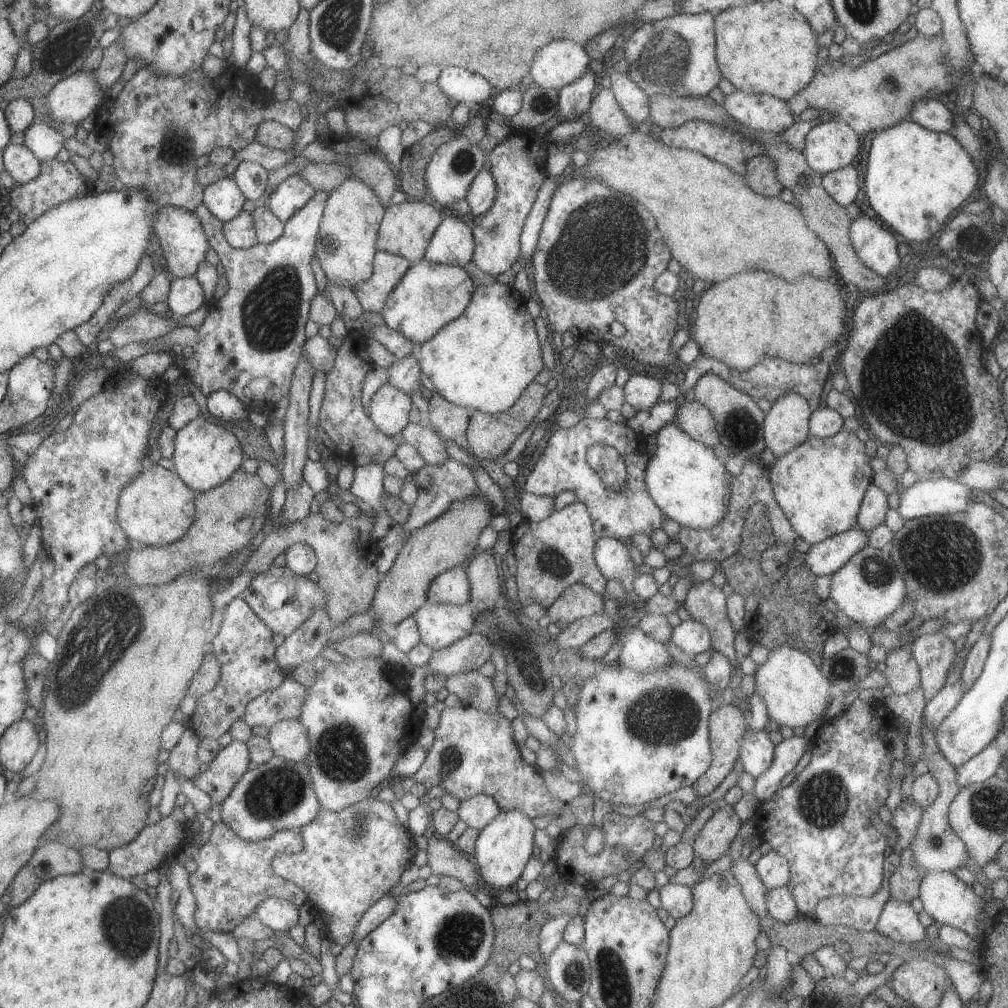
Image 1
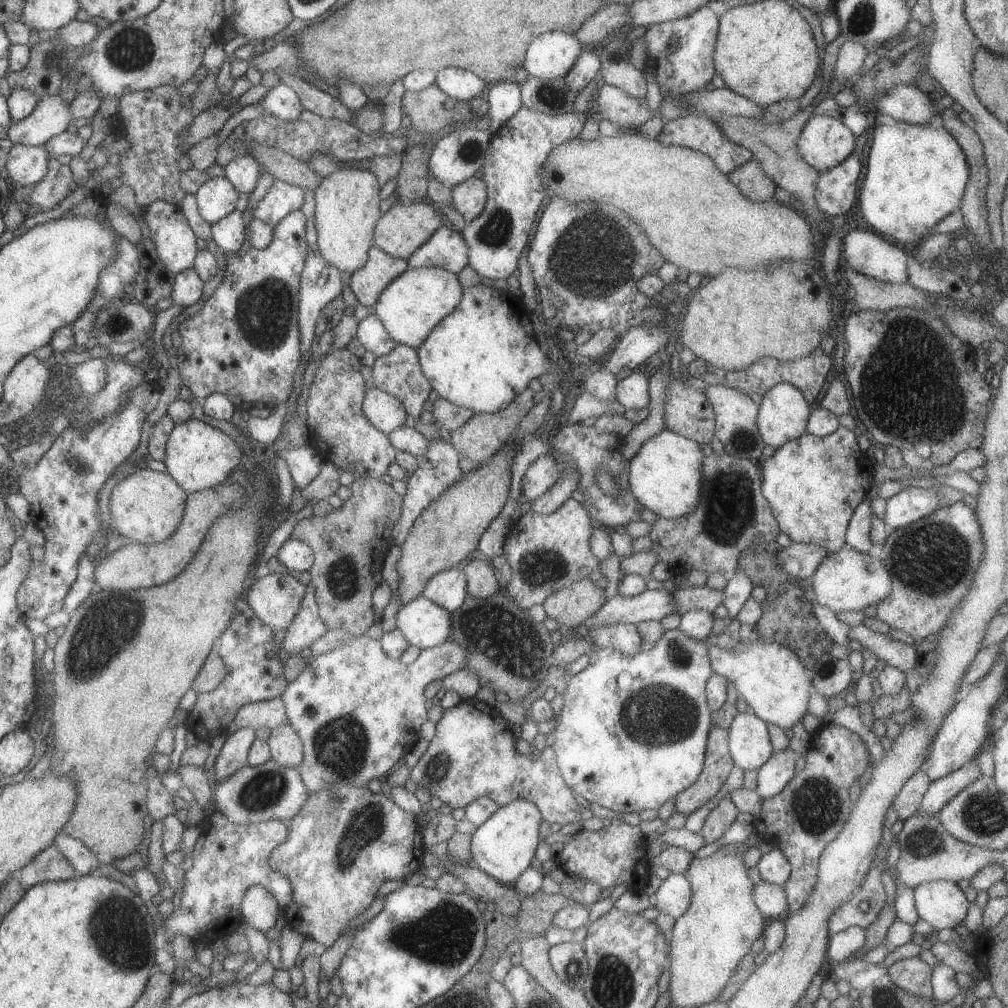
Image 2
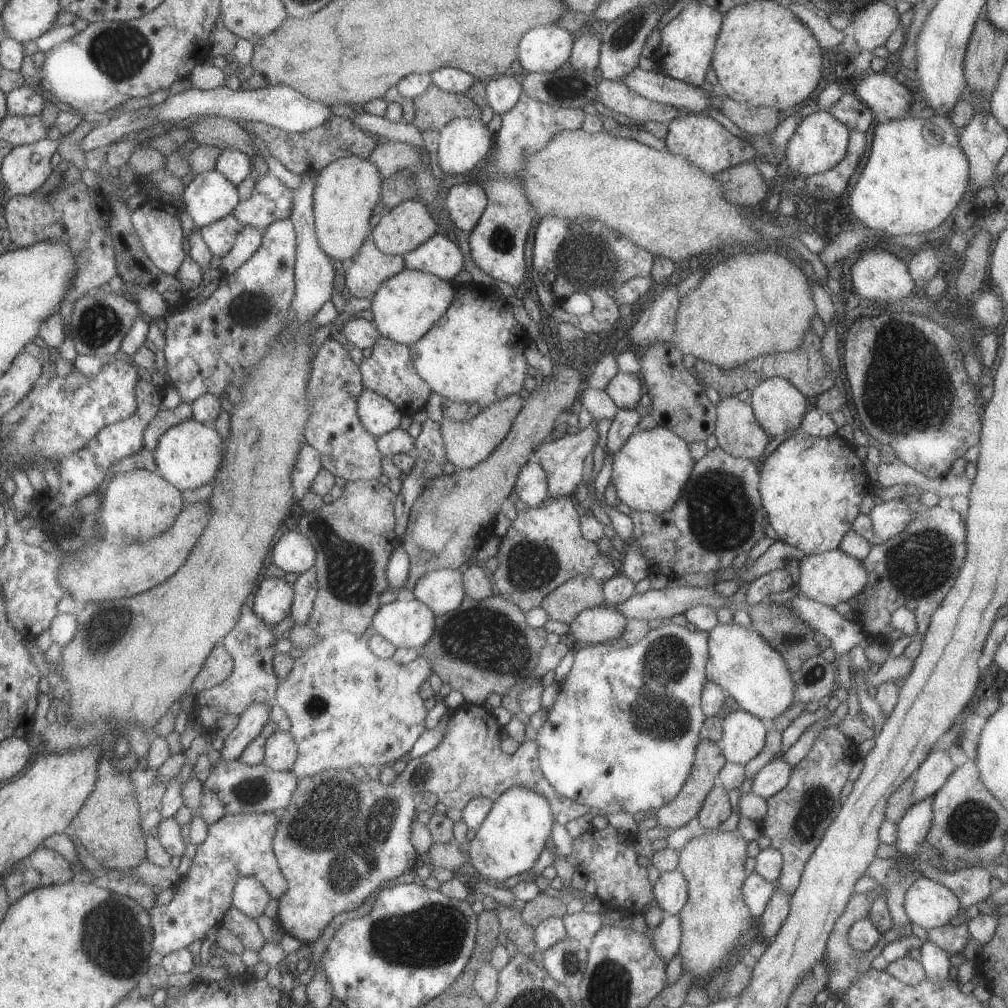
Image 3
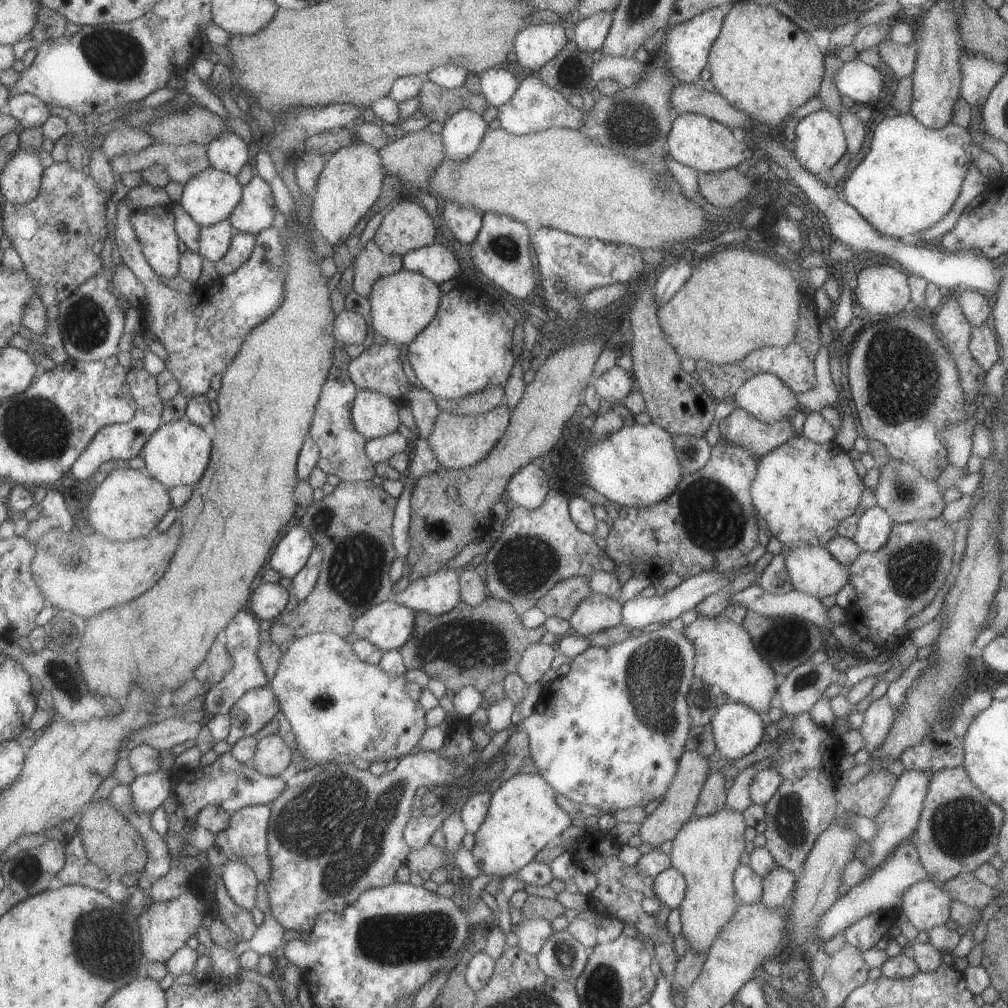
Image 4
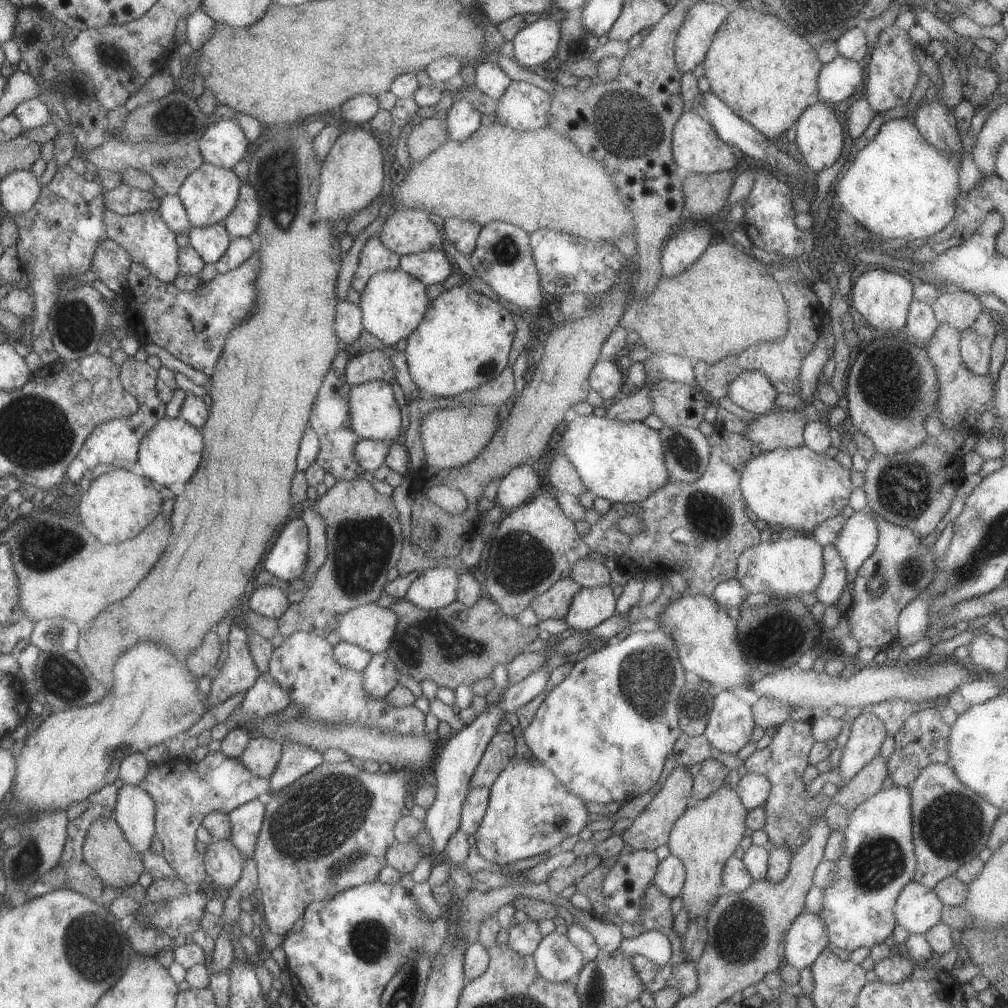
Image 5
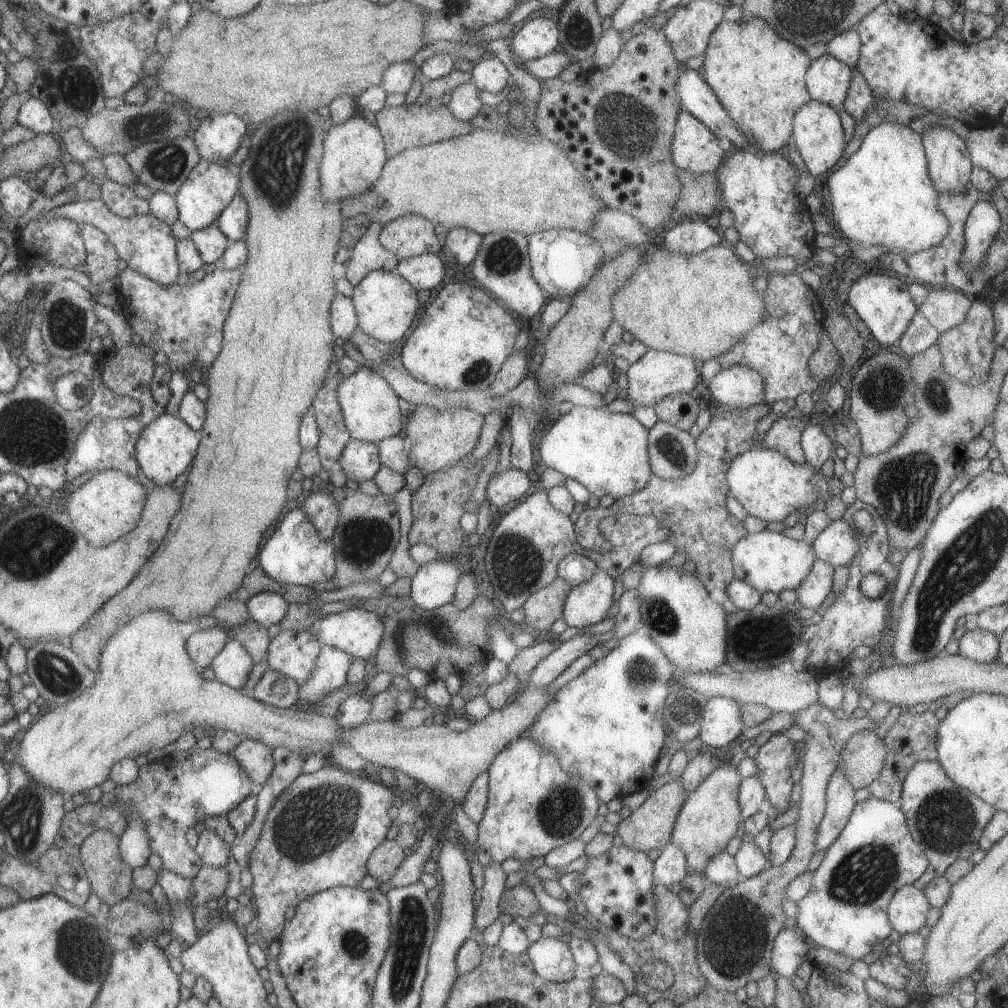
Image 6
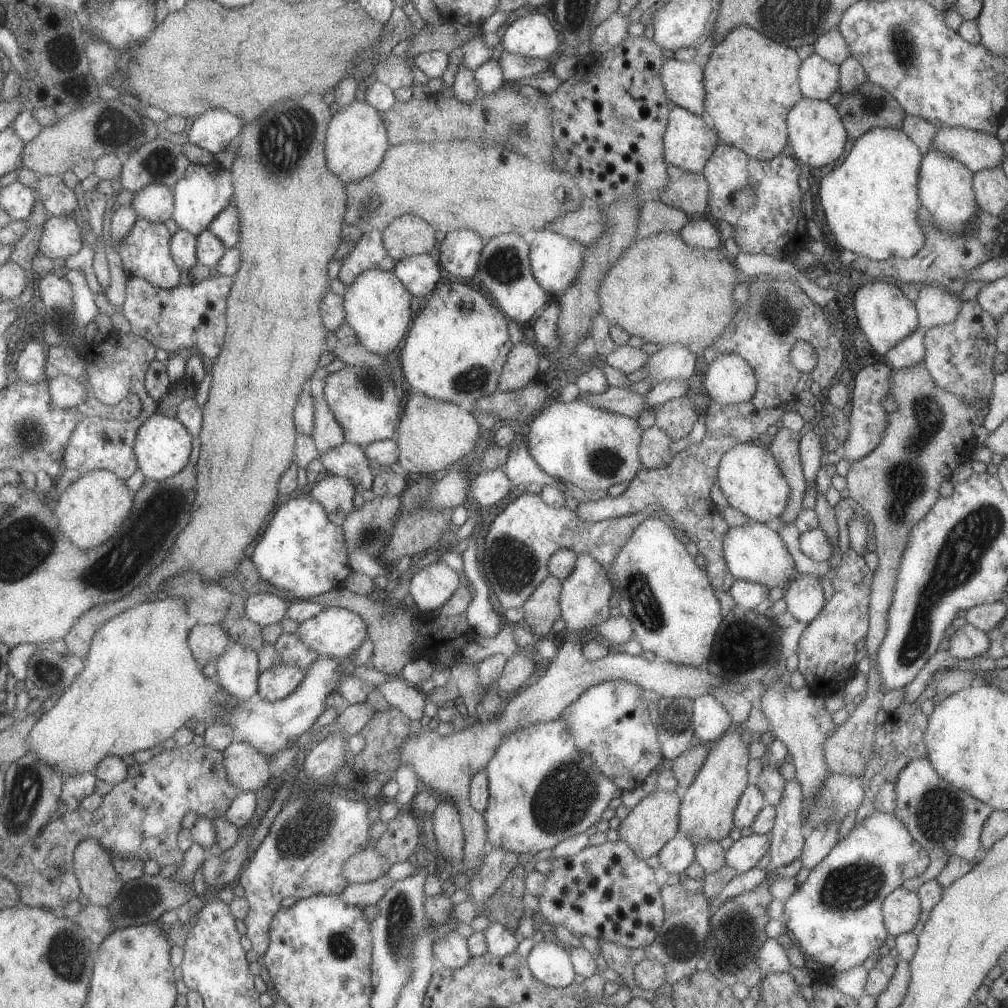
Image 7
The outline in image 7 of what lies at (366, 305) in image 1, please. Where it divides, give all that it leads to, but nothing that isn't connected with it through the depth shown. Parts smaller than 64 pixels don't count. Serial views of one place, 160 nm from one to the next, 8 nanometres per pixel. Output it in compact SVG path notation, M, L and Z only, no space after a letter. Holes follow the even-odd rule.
M377 229L362 233L357 244L341 261L338 279L348 287L360 272L367 269L392 271L396 261L382 245L382 233Z

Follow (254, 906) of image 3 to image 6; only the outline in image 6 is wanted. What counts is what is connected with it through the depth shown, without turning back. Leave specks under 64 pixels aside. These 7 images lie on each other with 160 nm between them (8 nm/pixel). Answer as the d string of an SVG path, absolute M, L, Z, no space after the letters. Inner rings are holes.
M203 830L198 836L194 851L203 865L226 869L230 856L230 846L213 831Z

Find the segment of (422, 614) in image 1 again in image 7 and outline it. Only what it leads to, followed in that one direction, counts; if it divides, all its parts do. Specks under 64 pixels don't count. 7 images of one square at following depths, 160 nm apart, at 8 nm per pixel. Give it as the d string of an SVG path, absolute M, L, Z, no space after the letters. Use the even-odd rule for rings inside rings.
M329 607L312 616L309 620L300 622L294 635L318 655L333 657L346 664L346 657L353 652L355 653L361 644L366 641L368 632L366 624L357 613L347 609Z

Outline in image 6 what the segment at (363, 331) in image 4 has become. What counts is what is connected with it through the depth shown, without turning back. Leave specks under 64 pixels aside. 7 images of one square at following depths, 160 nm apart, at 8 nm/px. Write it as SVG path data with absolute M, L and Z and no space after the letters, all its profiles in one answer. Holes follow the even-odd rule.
M337 293L330 304L330 329L335 337L347 340L357 332L358 322L350 297Z

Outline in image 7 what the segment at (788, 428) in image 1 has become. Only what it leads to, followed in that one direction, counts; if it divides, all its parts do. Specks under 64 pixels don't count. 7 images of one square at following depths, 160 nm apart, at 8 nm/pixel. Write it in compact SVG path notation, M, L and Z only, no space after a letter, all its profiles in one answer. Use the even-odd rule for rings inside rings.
M725 353L715 357L701 376L703 392L720 405L744 403L755 394L756 376L739 355Z

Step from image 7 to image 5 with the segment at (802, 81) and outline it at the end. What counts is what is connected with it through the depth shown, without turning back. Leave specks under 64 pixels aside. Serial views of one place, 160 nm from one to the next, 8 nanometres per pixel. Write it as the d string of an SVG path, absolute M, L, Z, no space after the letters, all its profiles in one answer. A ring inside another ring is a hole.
M841 55L823 64L816 80L819 98L838 103L857 91L863 92L863 71L861 63Z

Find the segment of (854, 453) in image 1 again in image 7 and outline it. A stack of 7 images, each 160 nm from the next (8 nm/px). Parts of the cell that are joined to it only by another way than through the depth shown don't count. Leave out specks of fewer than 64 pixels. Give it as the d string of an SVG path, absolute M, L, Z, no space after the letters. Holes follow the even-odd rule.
M741 443L726 450L718 464L718 485L730 507L751 521L775 525L788 501L790 488L766 445Z

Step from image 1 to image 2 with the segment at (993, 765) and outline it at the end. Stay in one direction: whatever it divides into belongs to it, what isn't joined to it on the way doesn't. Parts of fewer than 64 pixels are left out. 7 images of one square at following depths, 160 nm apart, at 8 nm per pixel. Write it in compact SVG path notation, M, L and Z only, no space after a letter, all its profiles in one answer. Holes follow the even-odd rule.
M974 758L967 766L961 766L955 772L930 782L927 790L923 792L923 798L919 802L917 814L923 814L923 816L937 815L939 810L953 796L957 795L957 792L961 792L967 784L972 784L982 776L977 763L976 758Z

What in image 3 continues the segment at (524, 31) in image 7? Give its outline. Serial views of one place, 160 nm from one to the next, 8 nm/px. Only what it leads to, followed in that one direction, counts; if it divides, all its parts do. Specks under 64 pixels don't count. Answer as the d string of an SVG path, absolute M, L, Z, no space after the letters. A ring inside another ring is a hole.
M559 25L529 29L518 42L517 62L528 73L550 73L568 62L575 38Z

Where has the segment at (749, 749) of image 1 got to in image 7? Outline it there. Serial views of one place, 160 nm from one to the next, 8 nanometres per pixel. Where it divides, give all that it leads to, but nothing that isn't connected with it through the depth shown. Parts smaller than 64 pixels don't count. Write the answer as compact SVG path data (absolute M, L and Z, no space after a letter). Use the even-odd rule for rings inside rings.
M711 694L692 699L691 710L694 736L703 743L717 741L732 726L726 708Z

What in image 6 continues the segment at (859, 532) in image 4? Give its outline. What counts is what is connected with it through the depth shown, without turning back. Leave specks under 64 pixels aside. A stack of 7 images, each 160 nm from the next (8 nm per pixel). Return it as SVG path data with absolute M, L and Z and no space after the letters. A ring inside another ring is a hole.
M843 519L831 521L810 544L817 559L848 567L859 550L859 534Z

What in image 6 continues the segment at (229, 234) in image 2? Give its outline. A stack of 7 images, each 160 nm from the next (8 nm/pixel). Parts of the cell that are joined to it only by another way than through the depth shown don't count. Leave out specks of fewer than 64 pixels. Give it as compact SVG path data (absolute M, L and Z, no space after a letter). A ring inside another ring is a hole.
M216 222L191 231L187 238L193 241L201 260L205 264L218 263L221 254L231 243L219 230Z

